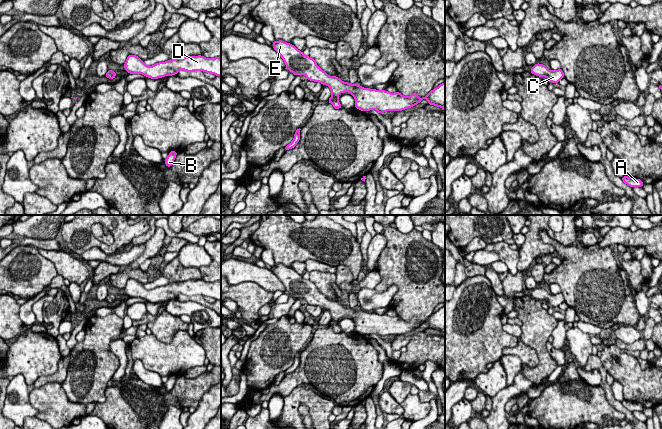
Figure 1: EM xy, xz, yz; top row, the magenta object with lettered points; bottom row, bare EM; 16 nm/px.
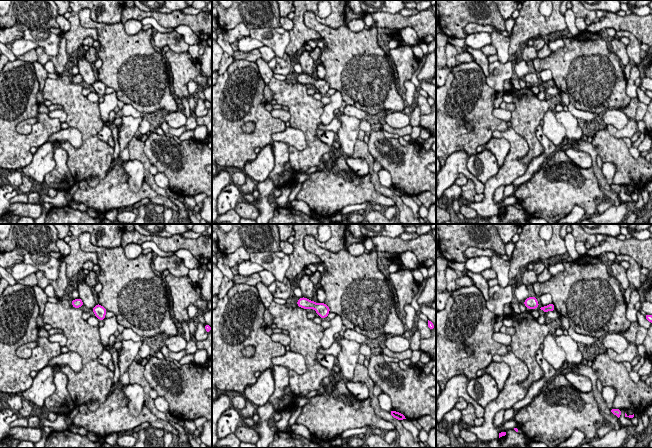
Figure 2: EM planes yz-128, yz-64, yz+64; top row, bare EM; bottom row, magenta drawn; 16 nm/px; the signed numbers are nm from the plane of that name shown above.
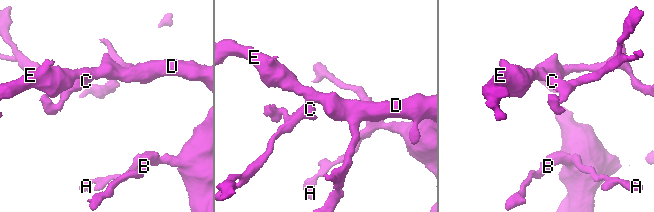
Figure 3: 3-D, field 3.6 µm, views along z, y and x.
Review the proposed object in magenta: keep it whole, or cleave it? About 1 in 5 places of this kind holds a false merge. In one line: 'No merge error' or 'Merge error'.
No merge error

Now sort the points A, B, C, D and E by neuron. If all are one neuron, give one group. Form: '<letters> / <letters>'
A B C D E

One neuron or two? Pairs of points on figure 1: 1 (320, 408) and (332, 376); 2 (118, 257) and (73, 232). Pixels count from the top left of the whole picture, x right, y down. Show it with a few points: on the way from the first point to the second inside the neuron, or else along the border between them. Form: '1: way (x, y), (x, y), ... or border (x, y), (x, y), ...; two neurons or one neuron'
1: border (317, 394), (322, 397); two neurons
2: border (89, 248), (98, 247), (107, 254), (116, 252); two neurons

